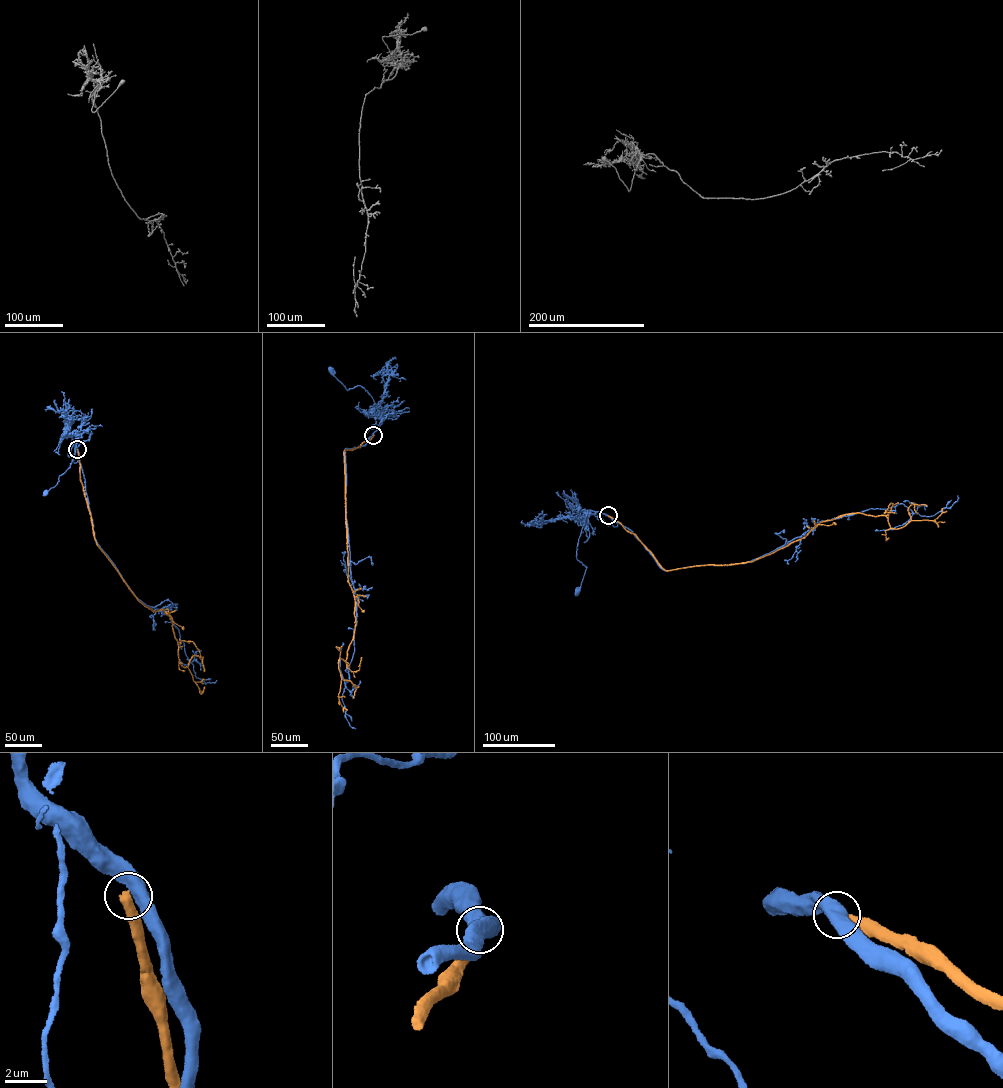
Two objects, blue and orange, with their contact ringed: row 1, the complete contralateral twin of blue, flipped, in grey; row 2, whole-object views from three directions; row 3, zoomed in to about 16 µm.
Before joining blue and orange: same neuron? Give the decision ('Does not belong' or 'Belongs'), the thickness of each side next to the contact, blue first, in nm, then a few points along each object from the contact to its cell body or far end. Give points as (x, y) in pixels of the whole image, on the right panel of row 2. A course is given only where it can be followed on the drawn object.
Does not belong. Thickness 600 nm (blue) against 480 nm. Course of blue: (608, 515), (591, 511), (585, 513), (576, 556), (586, 568), (577, 593). Course of orange: (608, 515), (666, 570), (754, 561), (850, 513), (884, 515), (896, 529), (916, 520), (938, 527), (935, 519)

